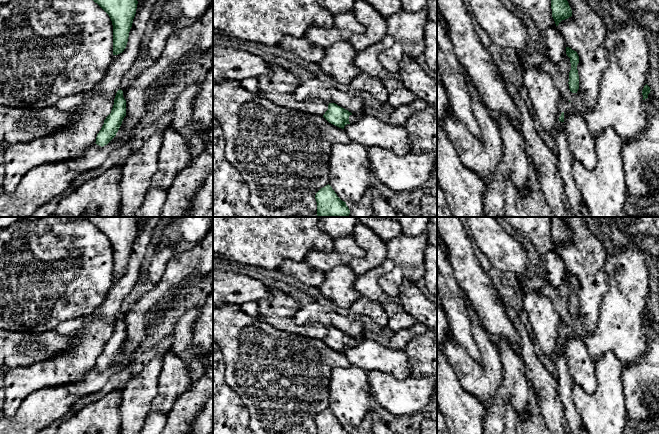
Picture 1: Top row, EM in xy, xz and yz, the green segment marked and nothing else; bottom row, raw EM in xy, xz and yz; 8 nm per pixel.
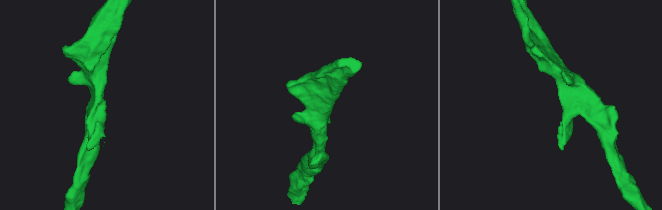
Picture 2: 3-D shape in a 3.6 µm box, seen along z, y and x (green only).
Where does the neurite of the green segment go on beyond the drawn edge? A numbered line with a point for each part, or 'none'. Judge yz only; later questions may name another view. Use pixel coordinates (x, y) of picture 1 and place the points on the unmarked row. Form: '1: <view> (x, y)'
1: yz (565, 383)

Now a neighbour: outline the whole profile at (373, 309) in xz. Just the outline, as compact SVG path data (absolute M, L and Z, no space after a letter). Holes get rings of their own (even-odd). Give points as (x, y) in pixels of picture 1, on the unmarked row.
M360 297L348 310L351 313L365 315L372 318L380 327L388 326L388 317L383 305L378 301Z

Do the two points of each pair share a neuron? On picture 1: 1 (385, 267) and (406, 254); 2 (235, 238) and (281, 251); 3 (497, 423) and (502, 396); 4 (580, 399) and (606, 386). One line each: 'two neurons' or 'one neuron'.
1: two neurons
2: one neuron
3: one neuron
4: one neuron

